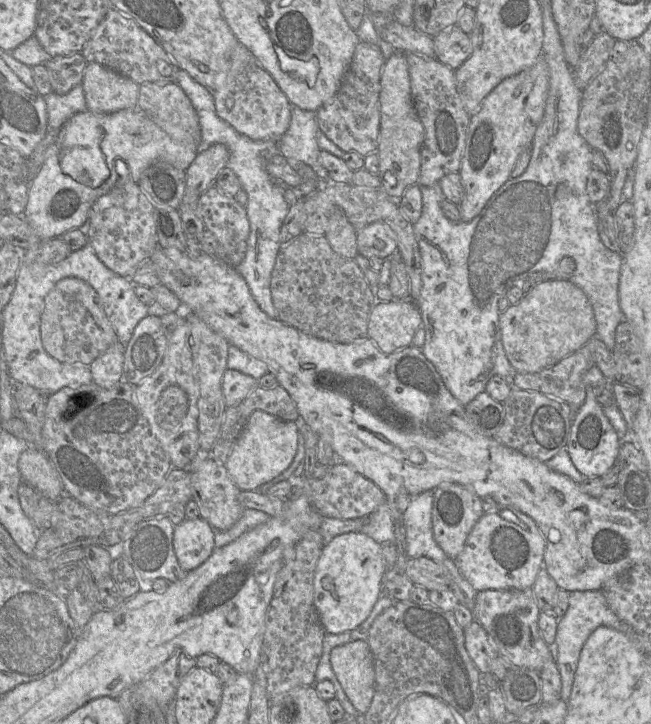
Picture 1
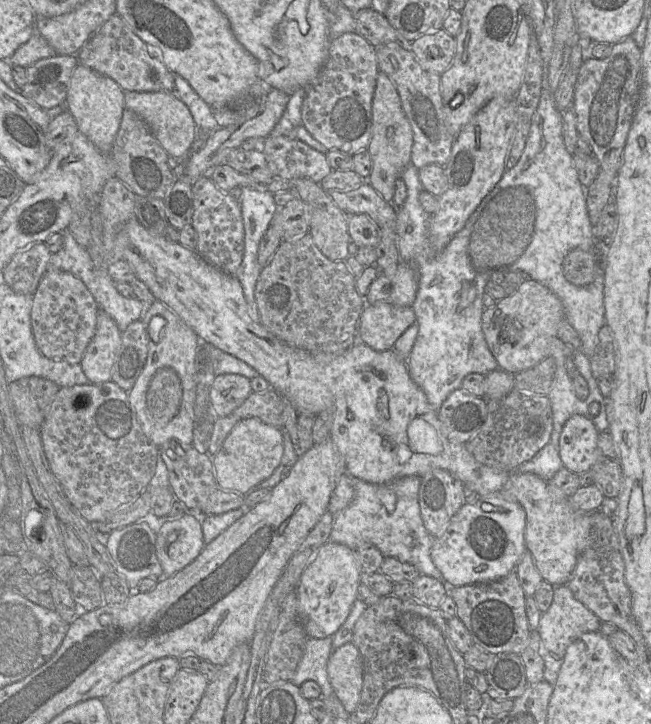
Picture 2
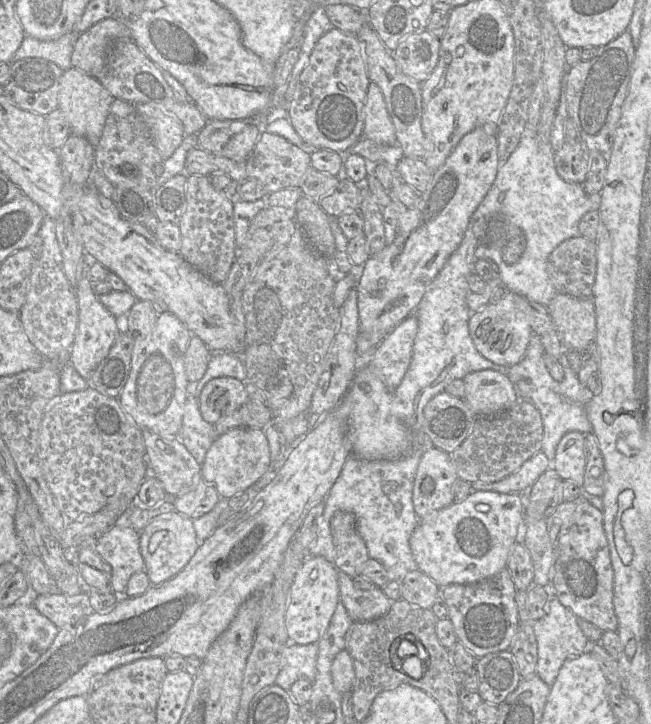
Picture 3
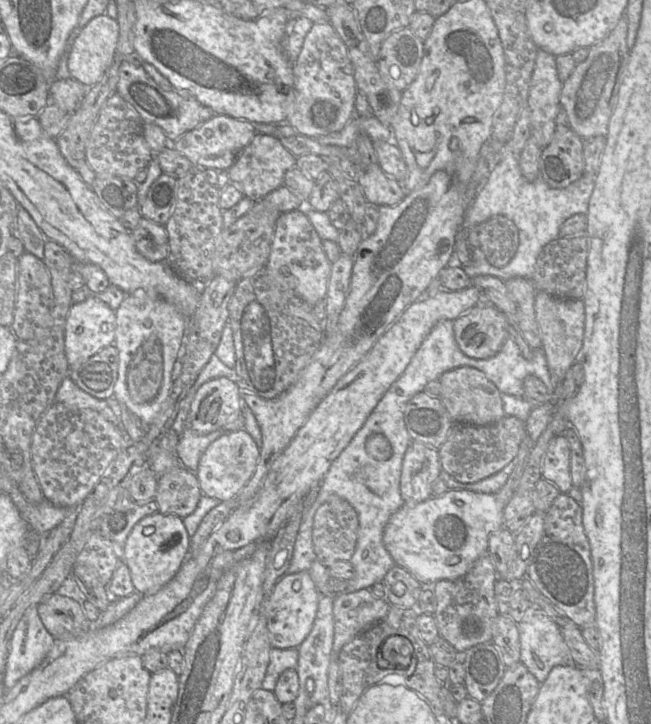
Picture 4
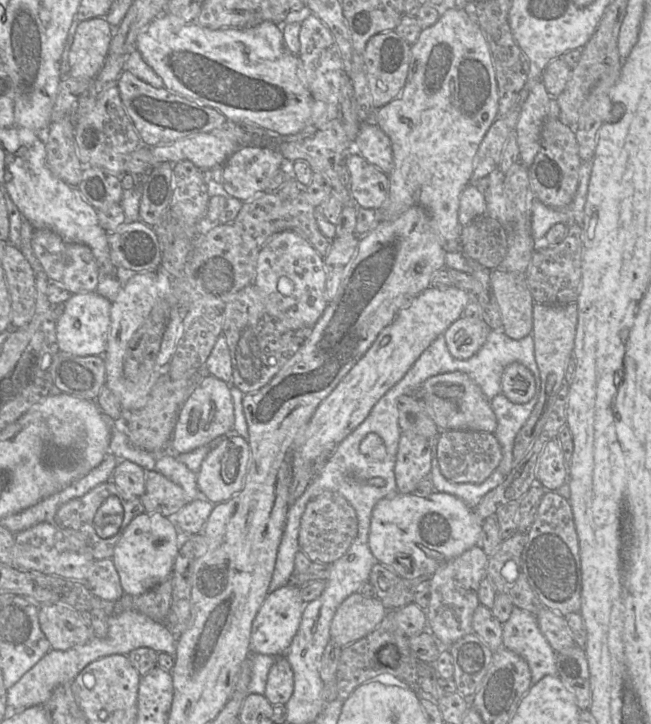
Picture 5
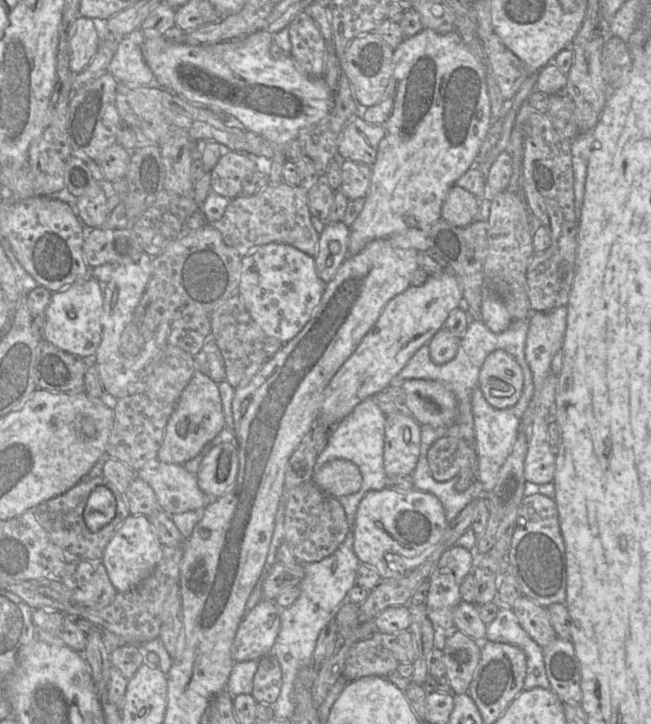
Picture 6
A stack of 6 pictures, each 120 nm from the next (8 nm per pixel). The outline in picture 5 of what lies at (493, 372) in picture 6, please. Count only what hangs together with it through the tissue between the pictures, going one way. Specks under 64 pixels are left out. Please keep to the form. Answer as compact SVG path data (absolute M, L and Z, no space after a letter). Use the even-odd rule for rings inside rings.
M522 364L507 365L501 377L502 393L515 404L529 402L535 395L536 382L532 373Z

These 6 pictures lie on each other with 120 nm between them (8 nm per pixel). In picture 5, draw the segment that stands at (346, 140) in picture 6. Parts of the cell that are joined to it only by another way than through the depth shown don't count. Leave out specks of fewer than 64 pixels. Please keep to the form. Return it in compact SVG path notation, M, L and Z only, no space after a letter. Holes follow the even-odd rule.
M362 122L350 151L356 151L386 174L394 168L391 141L377 125Z

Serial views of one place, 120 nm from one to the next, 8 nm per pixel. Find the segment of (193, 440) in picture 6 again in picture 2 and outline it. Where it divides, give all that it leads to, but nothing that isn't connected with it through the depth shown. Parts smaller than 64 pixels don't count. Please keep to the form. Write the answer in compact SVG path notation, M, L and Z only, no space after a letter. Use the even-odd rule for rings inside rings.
M239 374L216 376L210 386L209 399L215 417L224 417L240 406L252 393L250 380Z

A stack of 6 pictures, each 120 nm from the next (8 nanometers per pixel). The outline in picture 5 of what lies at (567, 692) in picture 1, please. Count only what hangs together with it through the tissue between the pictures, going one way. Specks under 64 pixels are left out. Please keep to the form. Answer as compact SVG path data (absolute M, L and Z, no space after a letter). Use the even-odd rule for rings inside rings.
M514 606L502 628L503 647L527 662L532 685L545 676L557 675L557 653L541 633L536 615Z

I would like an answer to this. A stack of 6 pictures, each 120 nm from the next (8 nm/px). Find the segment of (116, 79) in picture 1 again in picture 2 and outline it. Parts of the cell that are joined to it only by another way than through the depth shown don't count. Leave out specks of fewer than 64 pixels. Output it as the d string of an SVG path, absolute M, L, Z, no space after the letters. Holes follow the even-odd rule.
M79 63L71 76L65 107L74 117L78 131L100 152L109 154L126 108L124 98L124 90L113 79Z

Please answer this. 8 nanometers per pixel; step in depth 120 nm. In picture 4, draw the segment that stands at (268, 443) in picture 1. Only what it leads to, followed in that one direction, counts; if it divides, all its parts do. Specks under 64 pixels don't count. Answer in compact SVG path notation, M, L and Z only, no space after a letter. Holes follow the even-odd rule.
M245 429L220 436L206 449L196 471L203 495L220 502L233 500L253 476L259 457L260 448Z

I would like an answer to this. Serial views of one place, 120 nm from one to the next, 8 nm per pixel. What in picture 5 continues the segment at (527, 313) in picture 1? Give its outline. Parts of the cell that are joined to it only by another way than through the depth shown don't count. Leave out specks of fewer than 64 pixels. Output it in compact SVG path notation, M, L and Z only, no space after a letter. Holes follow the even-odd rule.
M461 317L443 333L450 354L459 360L473 356L485 343L491 328L481 317Z

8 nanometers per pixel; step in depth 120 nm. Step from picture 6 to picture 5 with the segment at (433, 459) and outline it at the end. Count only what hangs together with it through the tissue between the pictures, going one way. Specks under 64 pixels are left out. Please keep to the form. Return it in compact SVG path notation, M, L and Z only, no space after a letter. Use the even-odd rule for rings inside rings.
M474 430L441 431L436 440L436 456L441 474L455 483L481 483L498 467L501 447L491 432Z

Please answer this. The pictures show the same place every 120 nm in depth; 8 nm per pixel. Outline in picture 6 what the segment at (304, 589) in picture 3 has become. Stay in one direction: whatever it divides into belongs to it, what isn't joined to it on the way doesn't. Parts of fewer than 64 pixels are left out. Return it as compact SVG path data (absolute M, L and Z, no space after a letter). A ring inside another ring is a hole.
M266 599L246 613L232 646L235 663L259 660L270 654L280 630L280 613L275 601Z

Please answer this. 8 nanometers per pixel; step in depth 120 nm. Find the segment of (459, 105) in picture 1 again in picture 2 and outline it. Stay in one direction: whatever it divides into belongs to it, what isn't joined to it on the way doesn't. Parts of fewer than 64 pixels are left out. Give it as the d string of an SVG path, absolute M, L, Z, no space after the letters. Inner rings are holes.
M400 43L382 44L376 47L377 64L393 82L413 132L411 163L419 170L429 164L445 166L455 142L446 128L444 106L440 91L440 75L421 68L413 52Z

